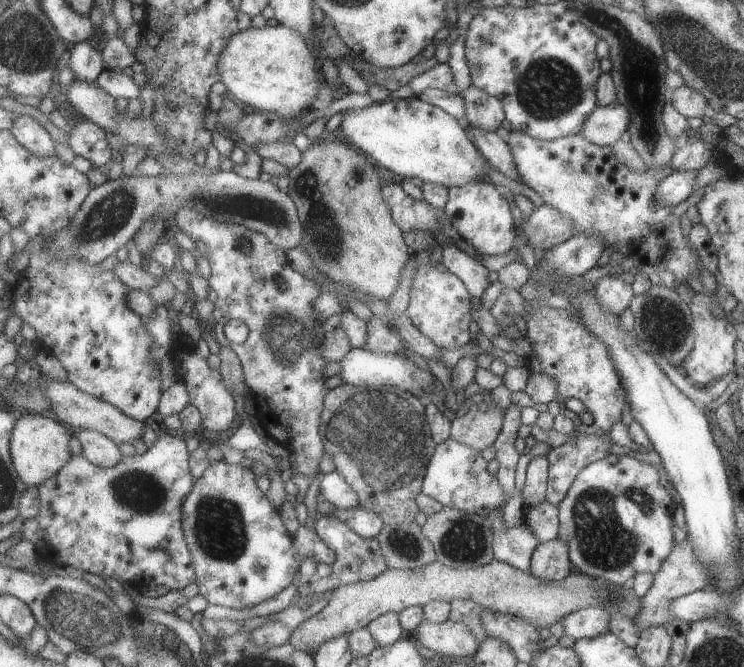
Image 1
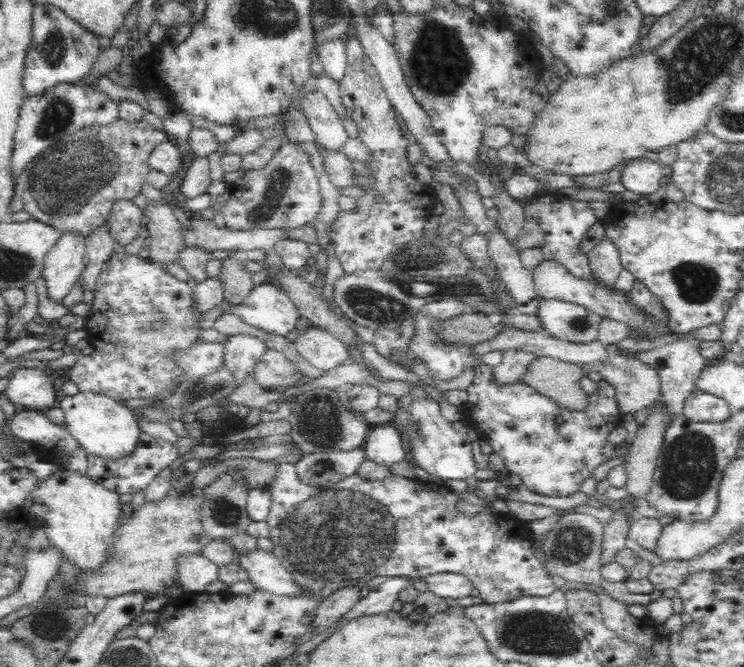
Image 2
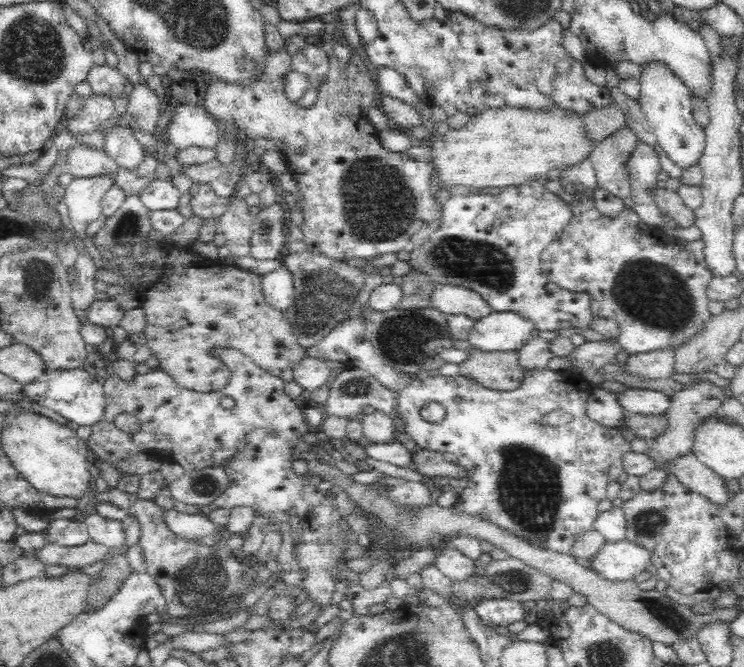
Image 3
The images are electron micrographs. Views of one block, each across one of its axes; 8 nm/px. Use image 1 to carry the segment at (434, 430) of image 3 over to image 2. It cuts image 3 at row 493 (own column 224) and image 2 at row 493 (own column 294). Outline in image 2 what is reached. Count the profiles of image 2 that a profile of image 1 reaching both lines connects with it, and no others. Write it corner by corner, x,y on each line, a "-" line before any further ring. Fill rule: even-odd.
478,364
474,369
473,381
466,389
468,400
458,407
461,420
471,429
478,428
483,434
482,438
488,439
488,442
492,444
492,452
504,460
504,466
509,474
520,476
522,486
527,486
530,492
542,494
542,496
562,496
562,498
572,496
580,490
580,484
592,476
596,466
612,458
628,456
630,446
623,446
623,443
613,445
607,439
609,432
620,424
622,416
614,389
607,382
601,381
598,391
587,397
583,409
570,410
558,406
553,400
542,396
541,392
522,381
500,383
496,379
494,368
487,364
-
558,418
562,418
564,422
556,424

